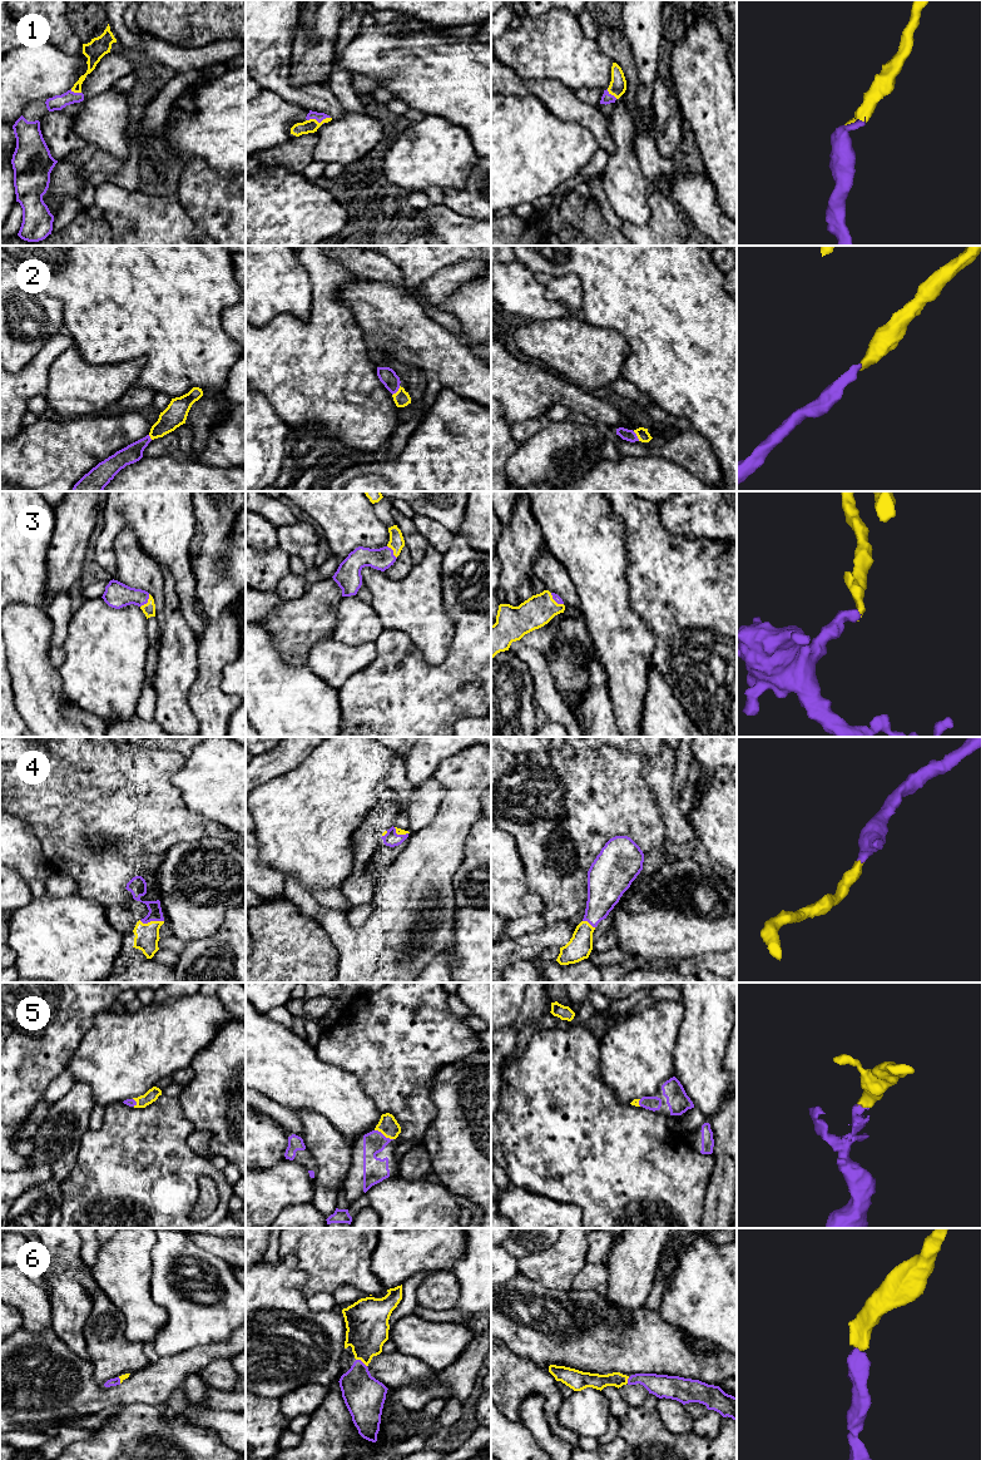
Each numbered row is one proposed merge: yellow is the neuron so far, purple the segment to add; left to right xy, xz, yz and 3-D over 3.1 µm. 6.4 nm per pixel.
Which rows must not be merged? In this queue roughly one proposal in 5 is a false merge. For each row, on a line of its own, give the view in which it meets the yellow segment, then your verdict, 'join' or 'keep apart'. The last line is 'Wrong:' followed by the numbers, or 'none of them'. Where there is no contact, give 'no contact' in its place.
1: meets yellow in xz; join
2: meets yellow in xz; join
3: meets yellow in xy; join
4: meets yellow in xy; join
5: meets yellow in xz; join
6: meets yellow in xz; join
Wrong: none of them

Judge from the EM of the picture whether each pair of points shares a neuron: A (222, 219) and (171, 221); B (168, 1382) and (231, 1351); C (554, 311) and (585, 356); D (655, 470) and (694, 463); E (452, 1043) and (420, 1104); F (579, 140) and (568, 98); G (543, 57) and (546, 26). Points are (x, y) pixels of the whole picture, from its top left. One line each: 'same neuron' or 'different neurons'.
A: different neurons
B: same neuron
C: different neurons
D: different neurons
E: same neuron
F: different neurons
G: same neuron

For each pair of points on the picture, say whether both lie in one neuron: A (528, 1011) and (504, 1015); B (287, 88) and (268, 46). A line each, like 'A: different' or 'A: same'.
A: different
B: same

